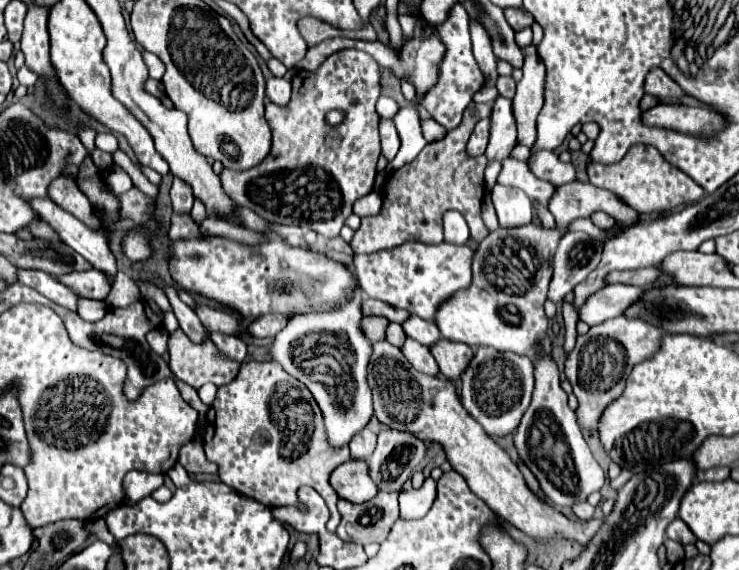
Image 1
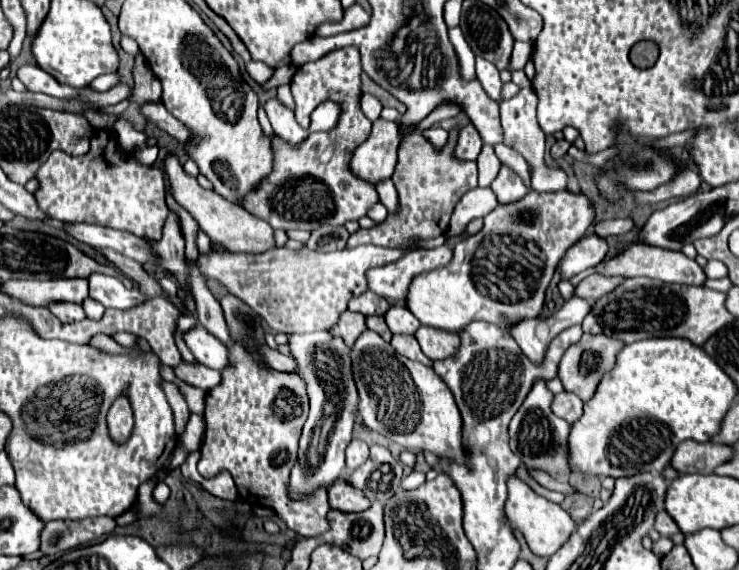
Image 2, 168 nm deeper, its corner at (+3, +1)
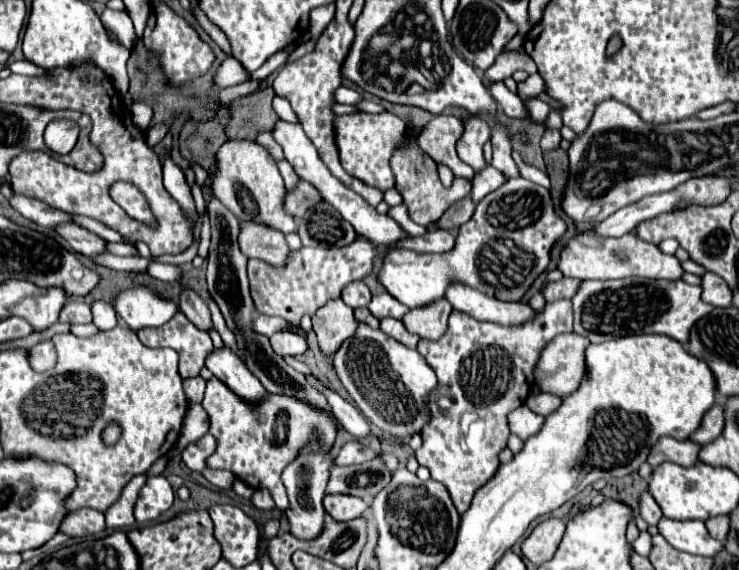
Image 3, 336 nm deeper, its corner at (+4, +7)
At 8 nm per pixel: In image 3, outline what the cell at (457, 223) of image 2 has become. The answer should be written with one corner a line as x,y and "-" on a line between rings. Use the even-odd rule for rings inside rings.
488,166
488,168
480,170
480,172
474,176
474,184
472,184
470,196
472,196
474,202
478,202
480,198
484,198
486,194
490,194
492,190
500,188
504,182
506,182
504,174
500,174
496,168

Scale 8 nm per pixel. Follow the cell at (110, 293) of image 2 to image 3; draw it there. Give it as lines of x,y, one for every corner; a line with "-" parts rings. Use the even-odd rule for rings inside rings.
138,286
120,296
114,302
116,314
134,330
142,328
156,328
166,324
176,314
176,304
172,300
164,300
152,290

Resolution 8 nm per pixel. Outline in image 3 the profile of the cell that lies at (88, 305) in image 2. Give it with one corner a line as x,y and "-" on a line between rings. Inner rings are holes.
102,300
94,302
92,304
92,314
94,314
94,326
98,330
112,330
118,324
116,310
108,302
102,302

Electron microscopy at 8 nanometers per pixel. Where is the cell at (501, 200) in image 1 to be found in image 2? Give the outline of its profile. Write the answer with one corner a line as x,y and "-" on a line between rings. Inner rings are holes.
507,166
501,168
501,172
493,180
491,188
493,188
499,204
513,204
513,202
517,202
517,200
527,196
527,188
521,182
521,178
513,170
509,170

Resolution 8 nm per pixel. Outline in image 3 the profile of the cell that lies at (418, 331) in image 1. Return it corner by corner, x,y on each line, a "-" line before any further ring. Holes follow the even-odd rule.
382,292
382,294
376,294
372,296
372,302
368,304
368,310
378,318
386,318
386,316
392,316
392,318
402,318
408,308
404,304
400,304
396,298
392,298
388,292

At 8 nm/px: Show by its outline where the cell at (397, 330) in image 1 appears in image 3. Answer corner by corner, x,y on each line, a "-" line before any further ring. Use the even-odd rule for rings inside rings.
358,308
358,310
354,310
354,316
356,316
356,320
358,320
358,322
368,324
370,328
378,328
378,320
370,314
370,310
368,310
368,308

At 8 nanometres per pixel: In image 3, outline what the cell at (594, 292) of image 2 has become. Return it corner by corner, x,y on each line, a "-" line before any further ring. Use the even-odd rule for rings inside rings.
562,278
558,282
548,282
544,284
544,288
540,290
546,302
554,302
554,300
562,300
562,298
572,298
572,292
578,290
580,280
576,278

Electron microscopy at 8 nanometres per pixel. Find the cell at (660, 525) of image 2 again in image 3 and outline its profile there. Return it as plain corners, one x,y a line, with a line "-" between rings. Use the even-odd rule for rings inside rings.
642,492
642,494
640,494
638,506
640,506
640,516
642,516
650,526
654,526
654,524
662,518
660,506
656,504
656,500
654,500
648,492

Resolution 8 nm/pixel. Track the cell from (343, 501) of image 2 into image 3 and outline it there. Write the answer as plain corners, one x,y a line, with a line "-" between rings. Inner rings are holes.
336,494
336,496
326,496
324,498
324,508
336,522
348,522
348,520
354,520
354,518
362,516
362,512
368,506
362,498

